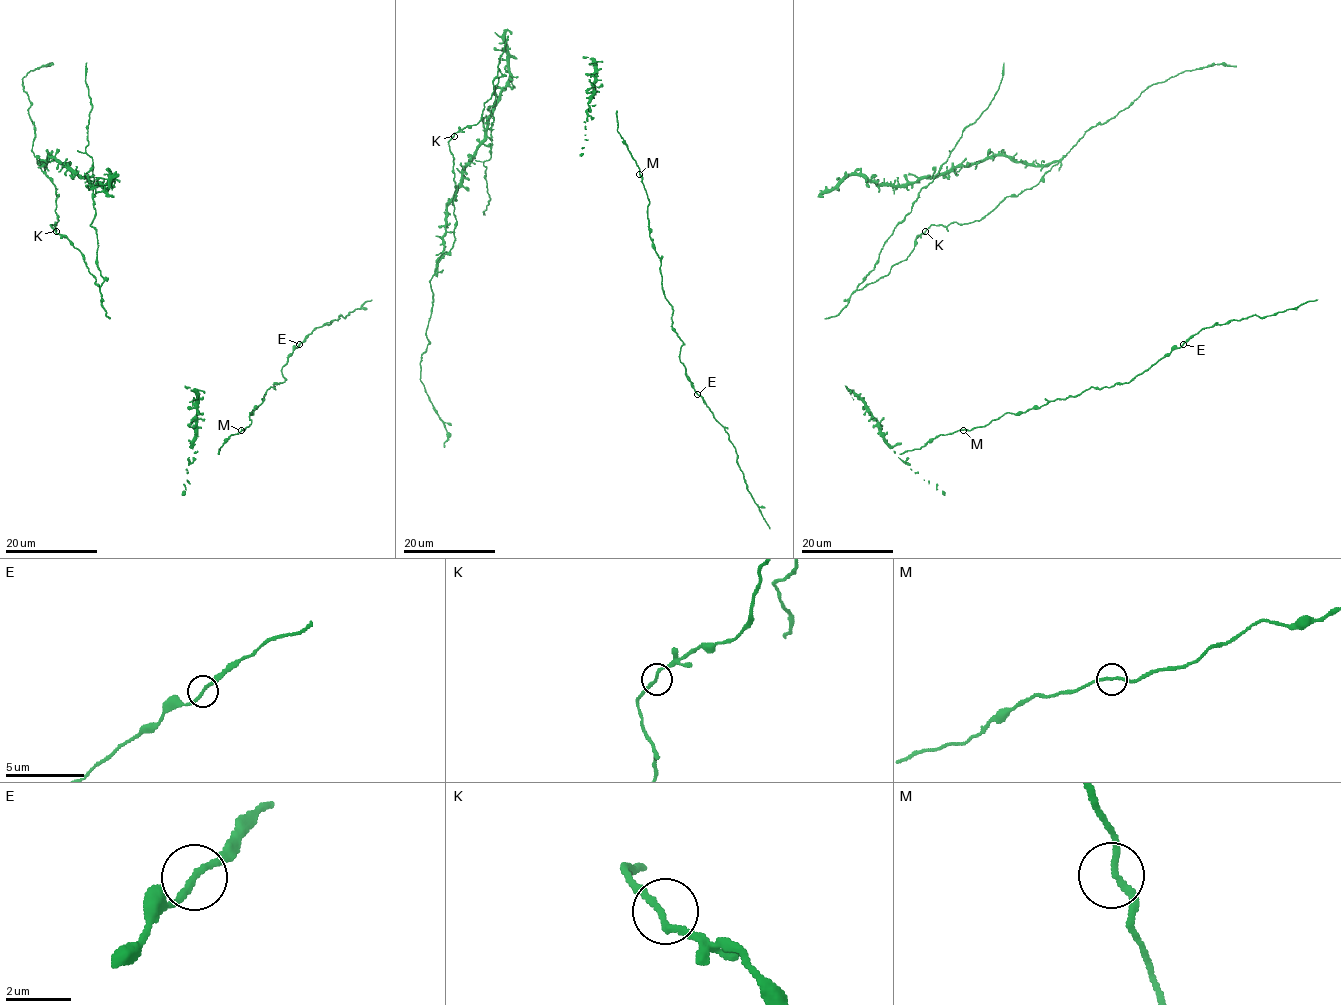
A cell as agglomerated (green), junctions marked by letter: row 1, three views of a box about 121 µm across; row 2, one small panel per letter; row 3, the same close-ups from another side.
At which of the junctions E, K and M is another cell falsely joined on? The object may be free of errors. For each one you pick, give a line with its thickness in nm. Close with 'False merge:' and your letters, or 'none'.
E: Thickness 180 nm
False merge: E

